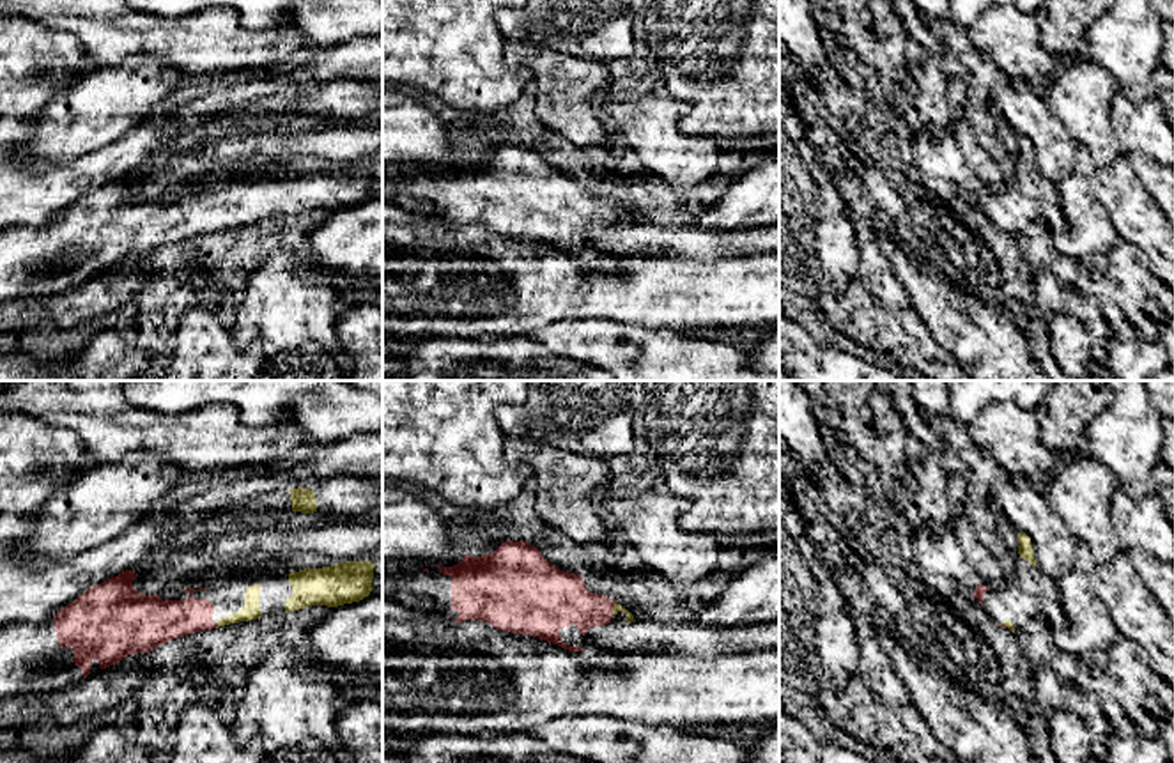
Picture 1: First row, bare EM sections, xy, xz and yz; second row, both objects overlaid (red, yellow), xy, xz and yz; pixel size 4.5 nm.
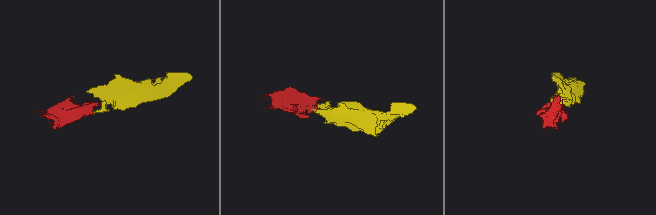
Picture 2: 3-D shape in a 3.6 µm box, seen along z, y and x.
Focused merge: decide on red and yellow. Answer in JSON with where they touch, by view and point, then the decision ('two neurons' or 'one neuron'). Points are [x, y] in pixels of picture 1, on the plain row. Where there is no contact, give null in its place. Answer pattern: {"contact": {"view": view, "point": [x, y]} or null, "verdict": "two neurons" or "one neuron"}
{"contact": {"view": "xz", "point": [613, 209]}, "verdict": "one neuron"}

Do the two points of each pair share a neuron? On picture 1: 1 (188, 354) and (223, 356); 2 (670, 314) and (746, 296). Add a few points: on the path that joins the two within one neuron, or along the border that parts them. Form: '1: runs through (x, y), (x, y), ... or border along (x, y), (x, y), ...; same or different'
1: runs through (197, 354), (215, 356); same
2: runs through (689, 301), (696, 301), (702, 296), (726, 296); same

